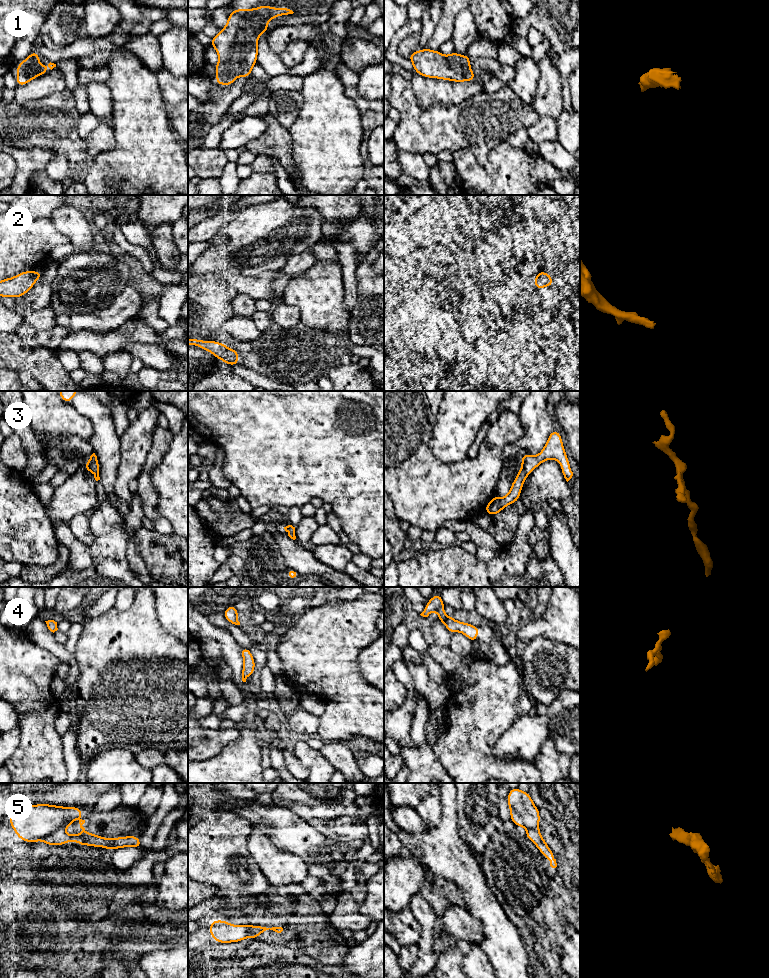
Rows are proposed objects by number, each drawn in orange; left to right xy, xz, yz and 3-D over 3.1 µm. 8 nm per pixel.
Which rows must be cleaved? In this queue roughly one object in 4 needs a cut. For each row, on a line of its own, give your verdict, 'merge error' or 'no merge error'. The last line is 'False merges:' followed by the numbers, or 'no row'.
1: no merge error
2: no merge error
3: no merge error
4: no merge error
5: merge error
False merges: 5

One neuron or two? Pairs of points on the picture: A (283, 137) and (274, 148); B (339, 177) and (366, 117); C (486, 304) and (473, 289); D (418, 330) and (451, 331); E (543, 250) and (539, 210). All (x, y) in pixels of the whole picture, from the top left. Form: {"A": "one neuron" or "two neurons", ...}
{"A": "one neuron", "B": "two neurons", "C": "two neurons", "D": "one neuron", "E": "two neurons"}

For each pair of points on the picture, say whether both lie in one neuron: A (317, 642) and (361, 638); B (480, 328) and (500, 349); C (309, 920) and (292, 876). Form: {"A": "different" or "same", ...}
{"A": "same", "B": "different", "C": "different"}

